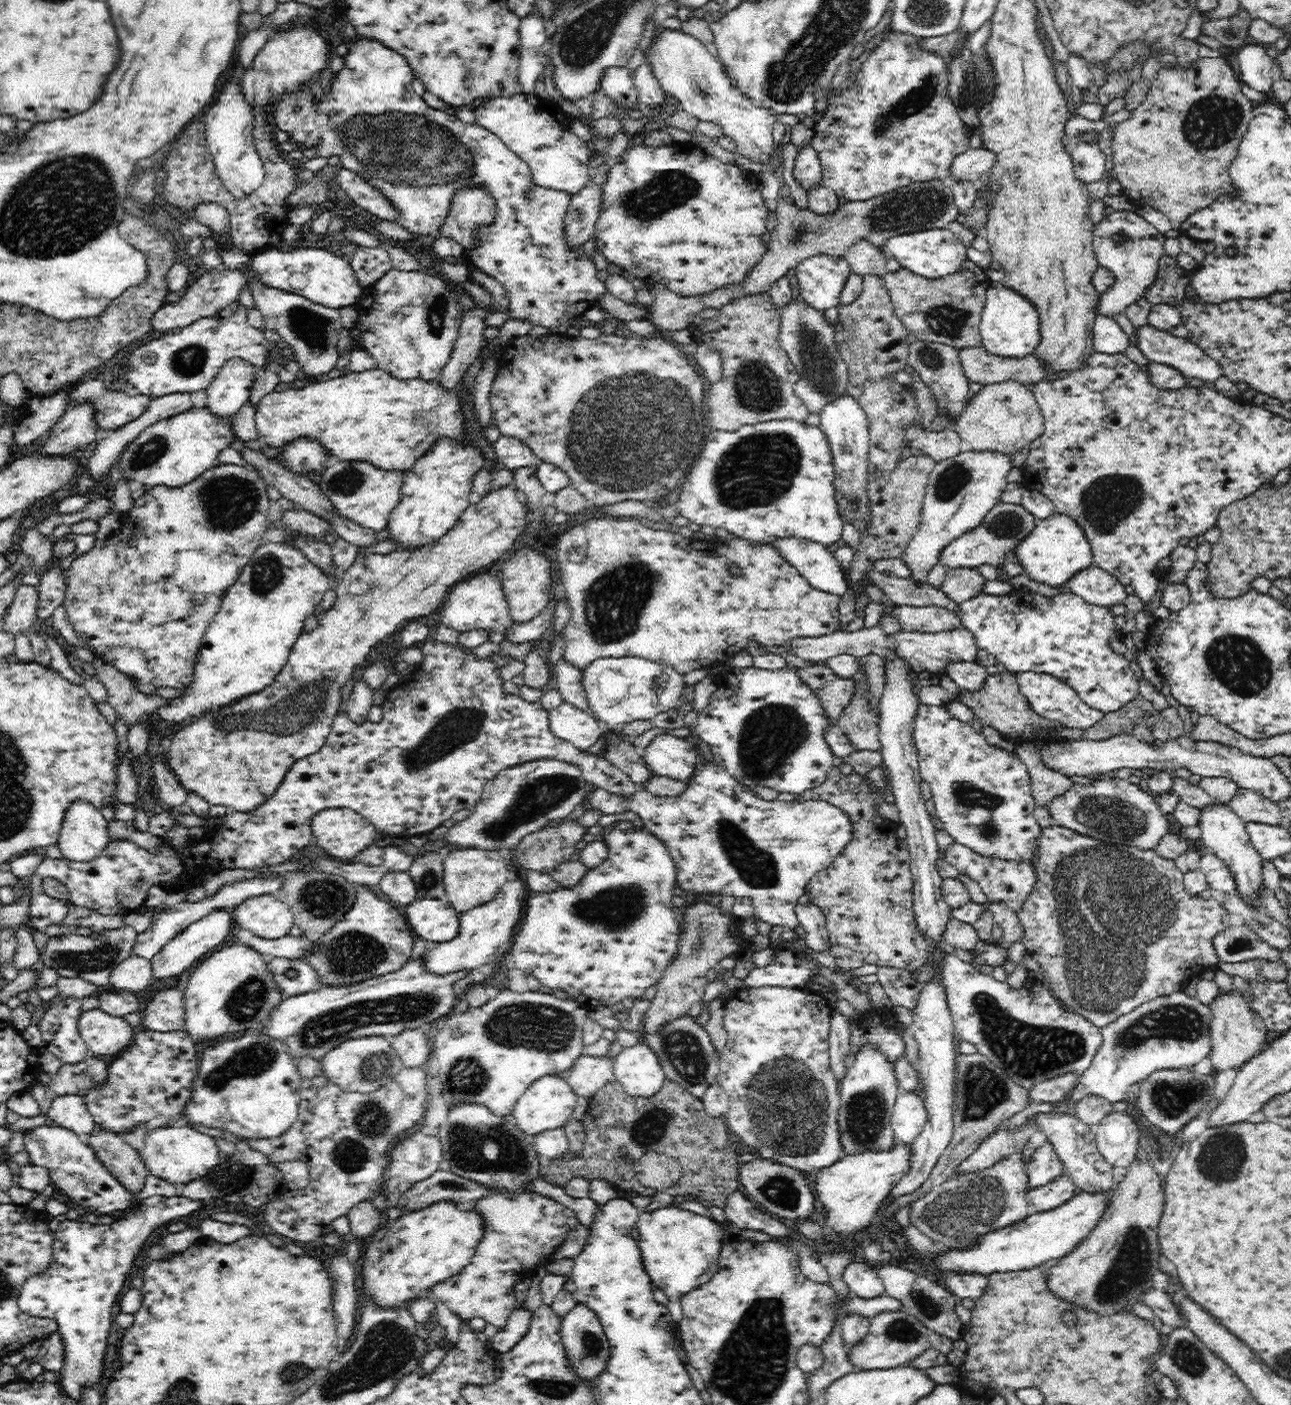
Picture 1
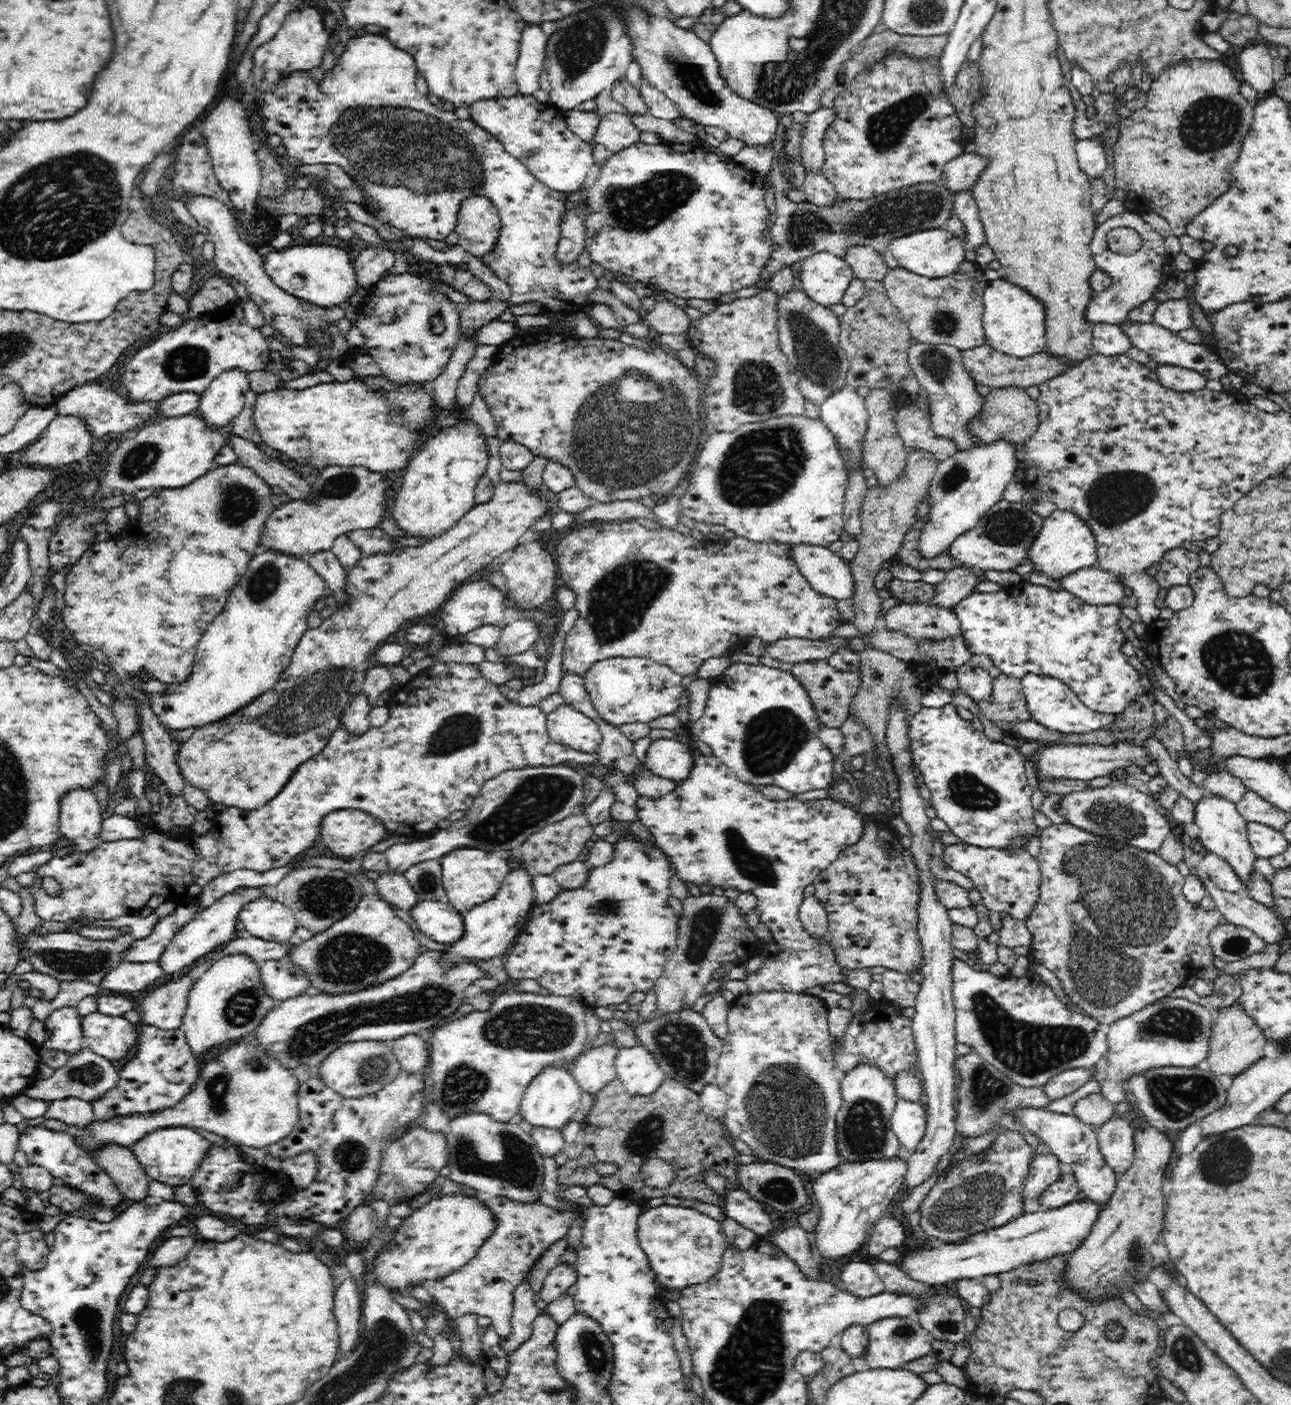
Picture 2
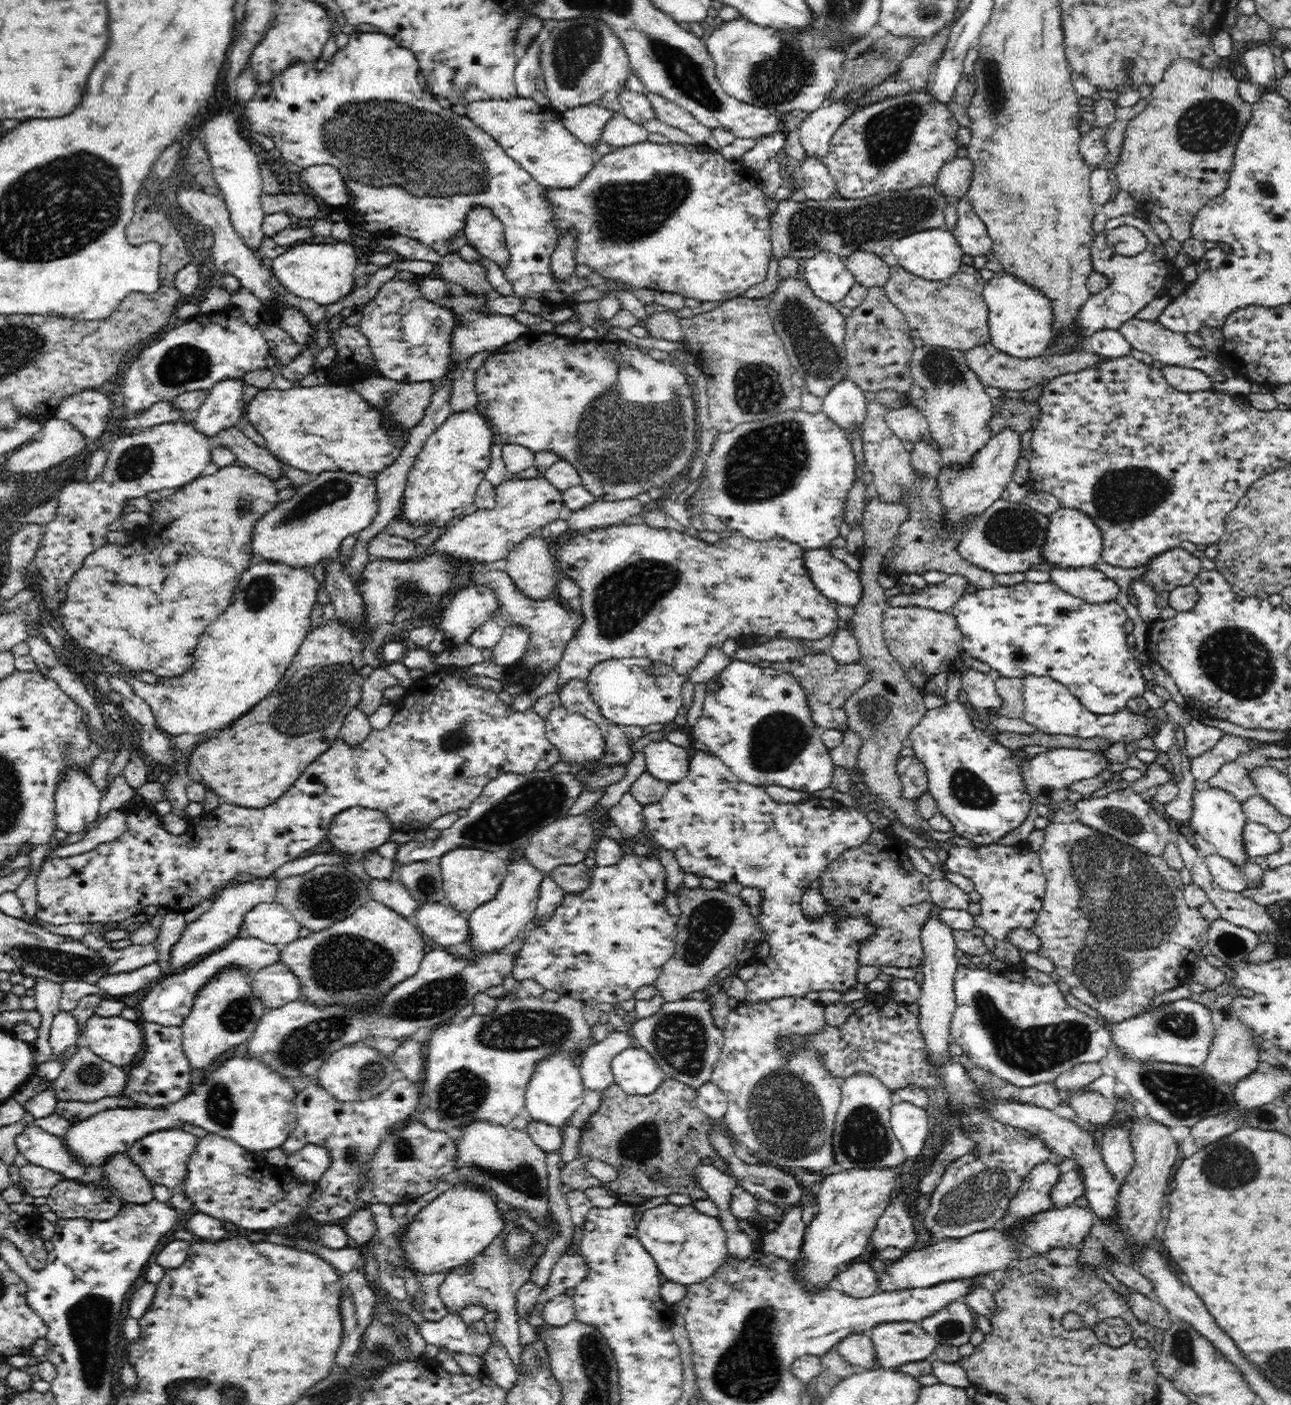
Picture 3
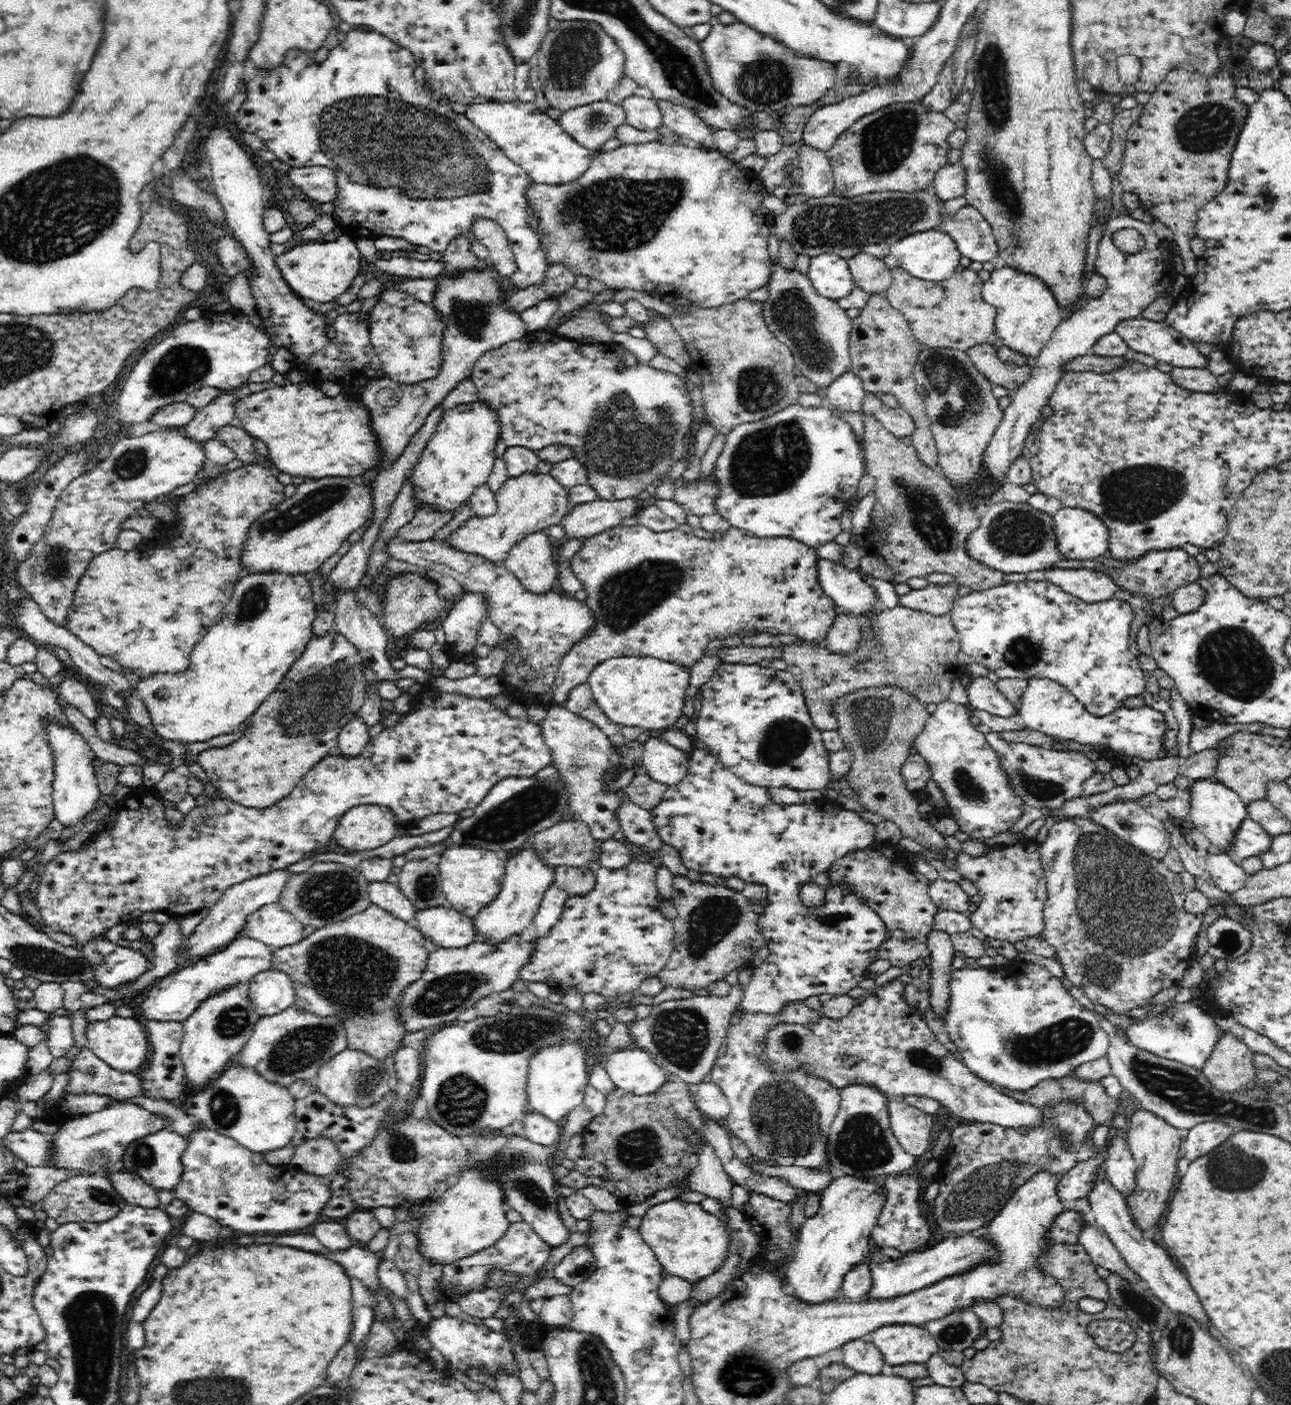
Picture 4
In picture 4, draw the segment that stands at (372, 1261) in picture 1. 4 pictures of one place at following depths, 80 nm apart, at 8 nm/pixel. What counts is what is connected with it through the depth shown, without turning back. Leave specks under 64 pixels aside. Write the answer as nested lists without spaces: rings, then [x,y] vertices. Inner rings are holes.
[[[462,1172],[458,1182],[446,1188],[431,1206],[426,1208],[420,1222],[420,1254],[432,1262],[448,1267],[475,1252],[494,1246],[511,1225],[506,1217],[504,1193],[498,1182],[482,1179],[479,1172]]]

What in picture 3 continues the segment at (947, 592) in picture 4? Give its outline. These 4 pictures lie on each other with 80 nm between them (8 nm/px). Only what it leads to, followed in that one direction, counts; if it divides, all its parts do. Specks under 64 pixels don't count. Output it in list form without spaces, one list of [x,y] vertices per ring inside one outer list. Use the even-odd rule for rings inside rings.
[[[950,574],[944,582],[929,584],[915,593],[900,593],[891,596],[887,601],[890,607],[921,606],[932,608],[936,612],[947,612],[970,590],[966,578],[959,574]]]

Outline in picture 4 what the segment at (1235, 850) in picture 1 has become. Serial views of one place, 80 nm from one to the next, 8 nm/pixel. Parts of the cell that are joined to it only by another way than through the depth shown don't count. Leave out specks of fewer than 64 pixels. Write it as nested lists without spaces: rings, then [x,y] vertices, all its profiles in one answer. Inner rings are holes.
[[[1212,778],[1195,781],[1191,788],[1188,819],[1194,828],[1197,828],[1210,840],[1214,846],[1221,850],[1222,854],[1230,854],[1234,848],[1234,840],[1238,828],[1241,827],[1246,818],[1246,804],[1238,797],[1236,792],[1231,791],[1220,783],[1216,783]]]

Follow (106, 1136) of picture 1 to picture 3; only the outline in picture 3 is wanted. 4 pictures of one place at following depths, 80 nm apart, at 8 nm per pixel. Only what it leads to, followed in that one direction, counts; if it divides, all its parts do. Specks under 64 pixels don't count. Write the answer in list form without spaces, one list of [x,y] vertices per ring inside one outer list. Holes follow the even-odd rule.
[[[128,1152],[114,1156],[102,1170],[107,1176],[107,1184],[125,1204],[149,1204],[154,1199],[153,1184],[144,1177],[140,1167],[130,1161]]]

